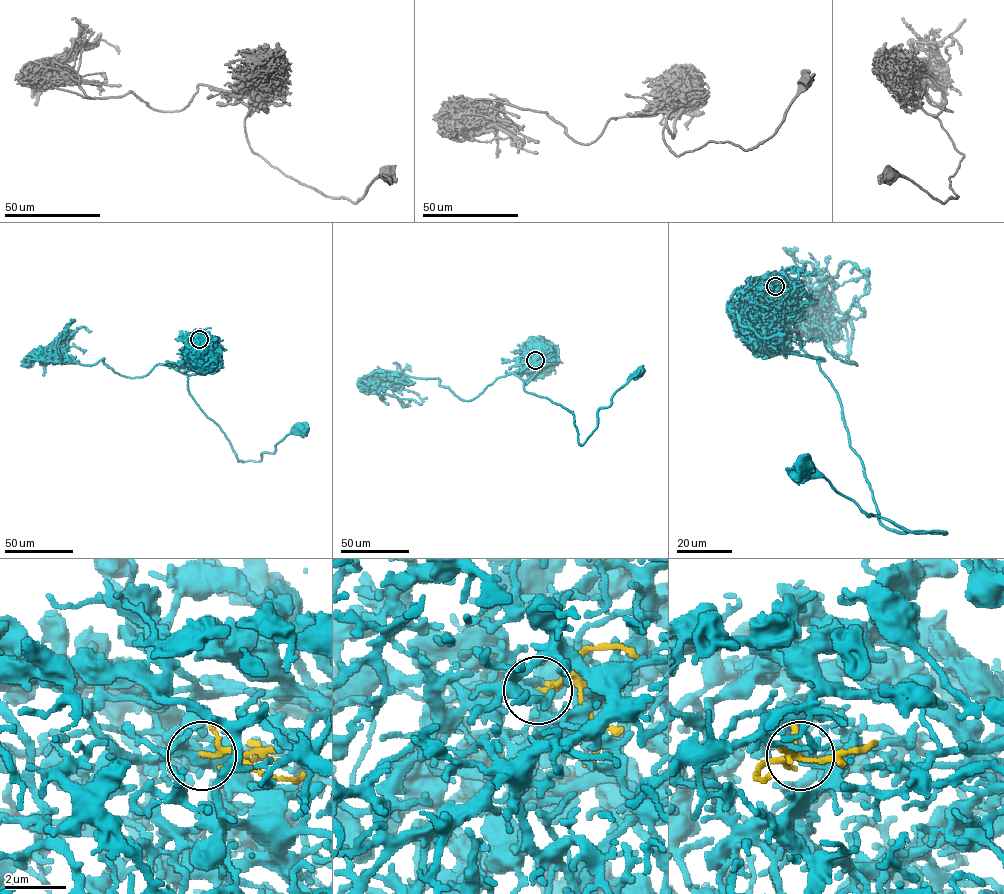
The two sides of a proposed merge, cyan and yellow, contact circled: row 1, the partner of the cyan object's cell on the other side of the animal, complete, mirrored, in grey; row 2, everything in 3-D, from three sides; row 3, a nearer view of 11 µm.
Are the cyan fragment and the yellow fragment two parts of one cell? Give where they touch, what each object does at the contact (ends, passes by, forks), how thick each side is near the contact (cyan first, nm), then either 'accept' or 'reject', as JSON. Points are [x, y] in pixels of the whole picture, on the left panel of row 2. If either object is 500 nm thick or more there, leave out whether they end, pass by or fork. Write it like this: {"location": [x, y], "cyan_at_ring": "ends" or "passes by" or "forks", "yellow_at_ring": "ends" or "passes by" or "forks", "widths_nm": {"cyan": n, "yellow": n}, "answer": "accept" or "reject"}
{"location": [199, 339], "cyan_at_ring": "forks", "yellow_at_ring": "passes by", "widths_nm": {"cyan": 240, "yellow": 120}, "answer": "accept"}

